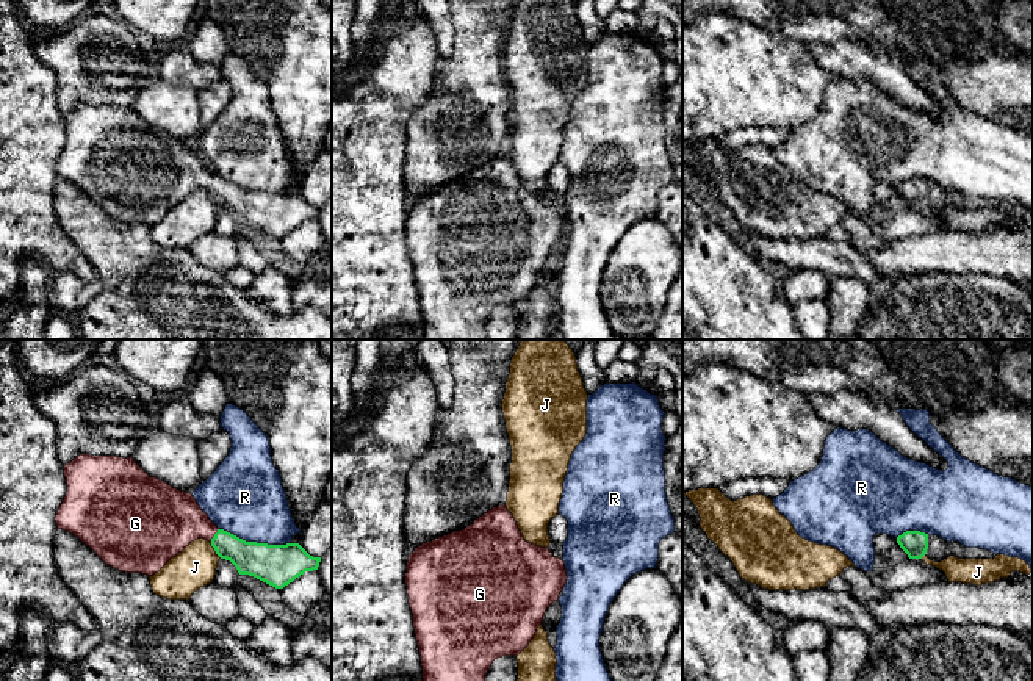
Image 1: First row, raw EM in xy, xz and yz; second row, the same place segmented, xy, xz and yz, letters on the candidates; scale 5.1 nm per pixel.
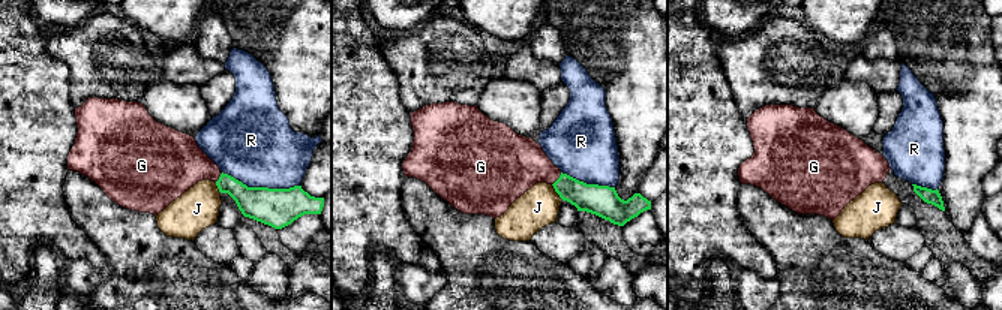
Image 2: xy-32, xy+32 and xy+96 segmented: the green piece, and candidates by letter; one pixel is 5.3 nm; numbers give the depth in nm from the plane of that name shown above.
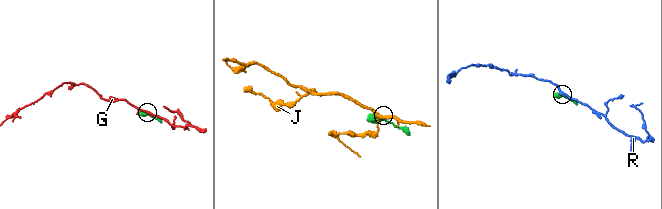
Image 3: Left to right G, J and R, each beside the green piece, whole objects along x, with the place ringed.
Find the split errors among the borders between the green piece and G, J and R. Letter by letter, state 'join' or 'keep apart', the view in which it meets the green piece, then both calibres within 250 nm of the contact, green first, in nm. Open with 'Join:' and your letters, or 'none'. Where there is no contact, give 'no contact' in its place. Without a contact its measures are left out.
Join: G
G: join; meets green in xy; 180 nm thick on the green side, 320 nm on the other
J: keep apart; meets green in xy; 190 nm thick on the green side, 220 nm on the other
R: keep apart; meets green in xy; 220 nm thick on the green side, 400 nm on the other

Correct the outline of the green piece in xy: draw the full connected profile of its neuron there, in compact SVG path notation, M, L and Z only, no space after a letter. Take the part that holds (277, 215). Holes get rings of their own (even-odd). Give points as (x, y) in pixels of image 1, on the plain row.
M80 103L64 114L64 127L67 141L55 166L58 178L78 186L119 221L153 225L197 188L208 189L216 204L230 210L239 224L254 225L275 238L319 216L321 207L310 205L299 193L246 191L219 178L191 142L150 127L133 106Z

